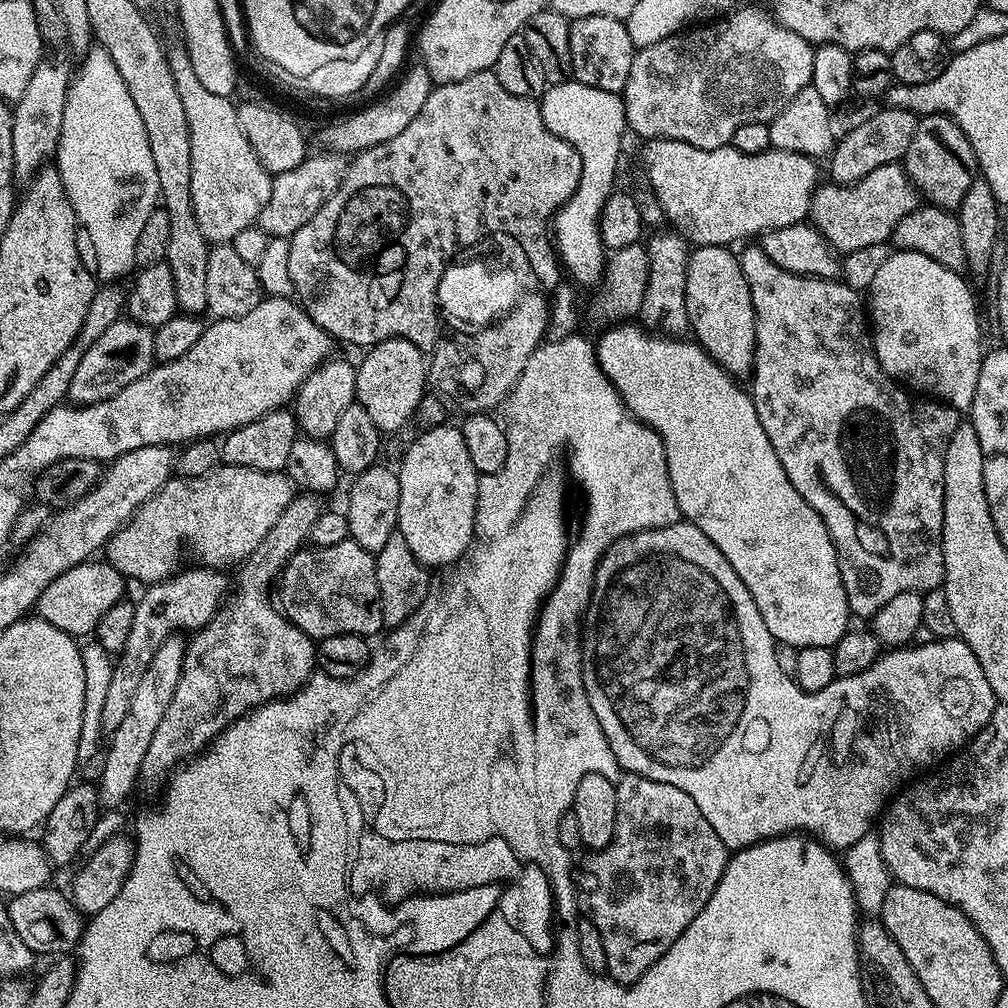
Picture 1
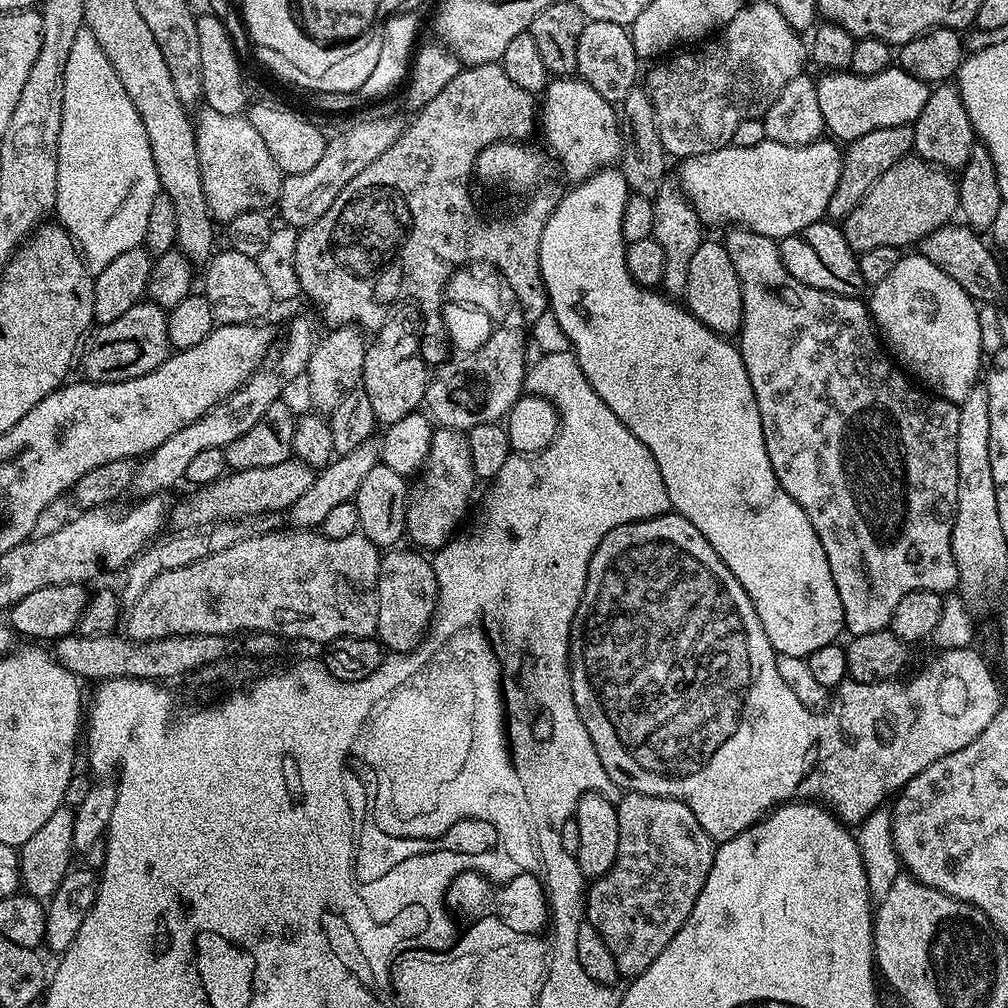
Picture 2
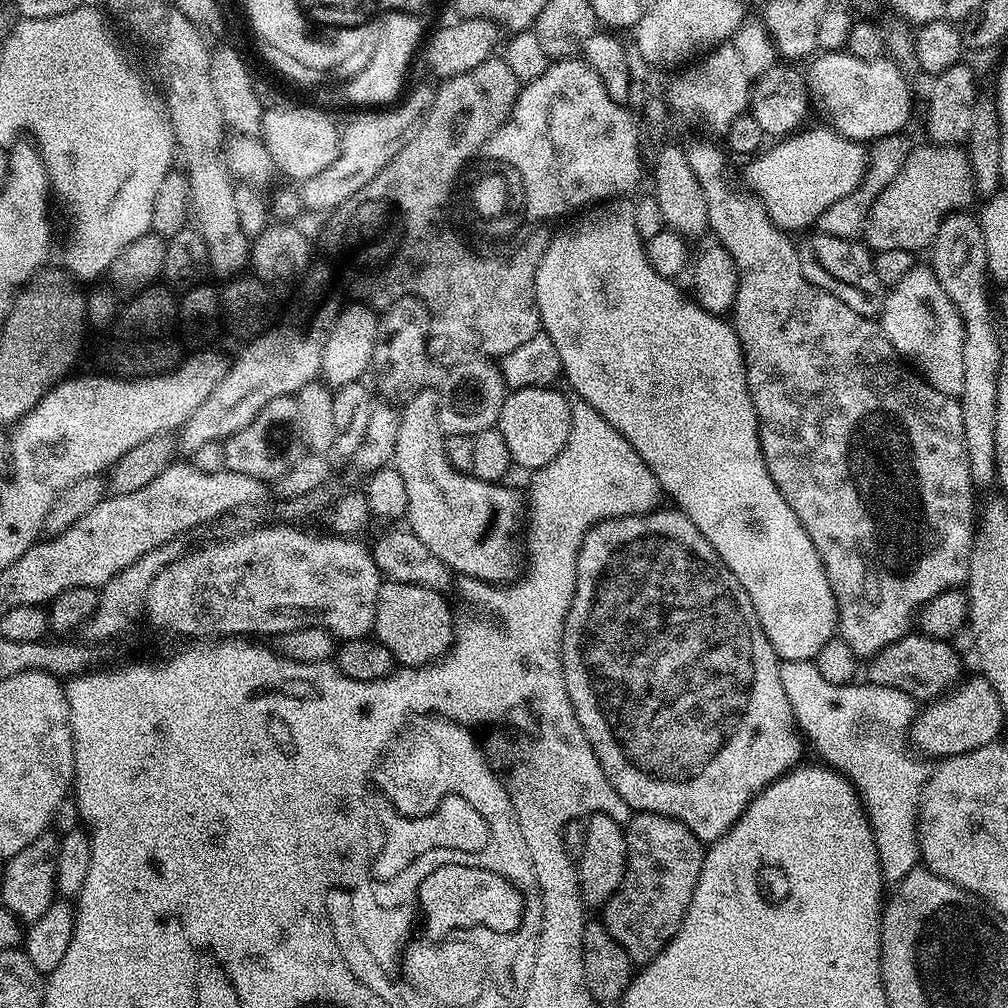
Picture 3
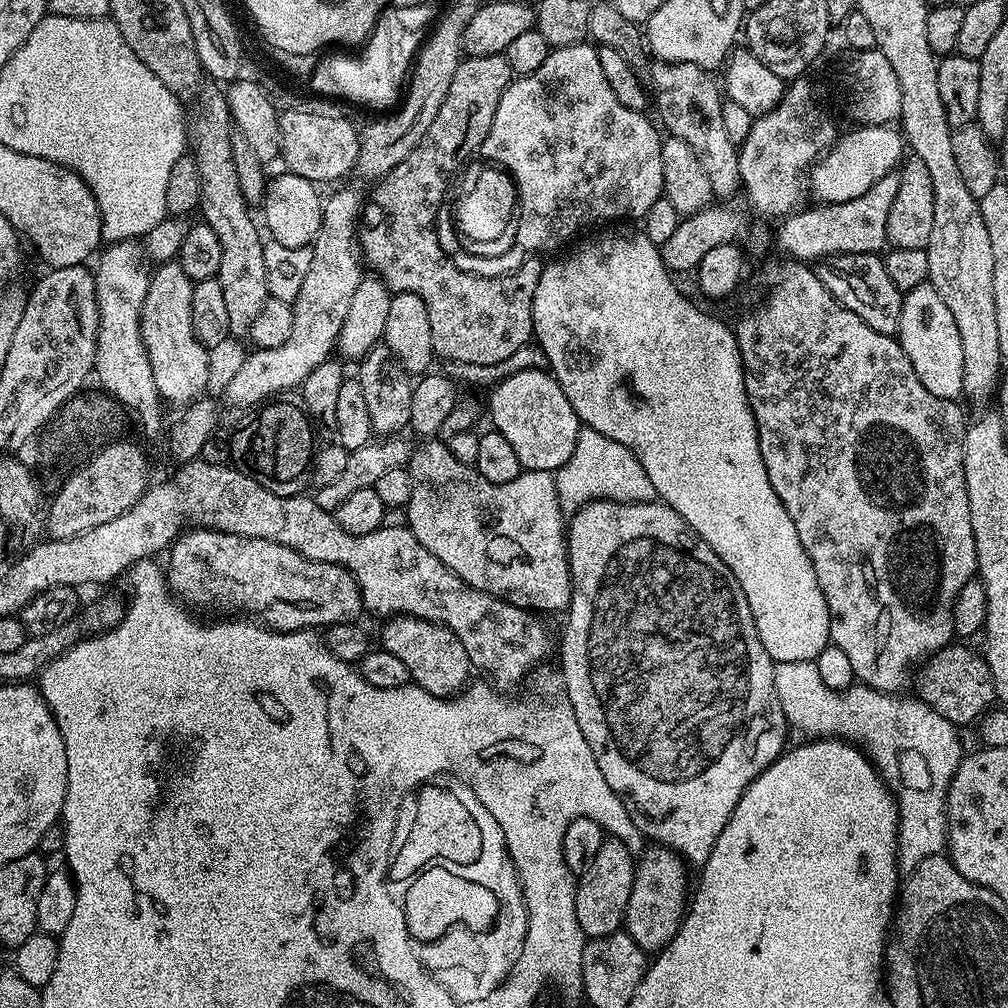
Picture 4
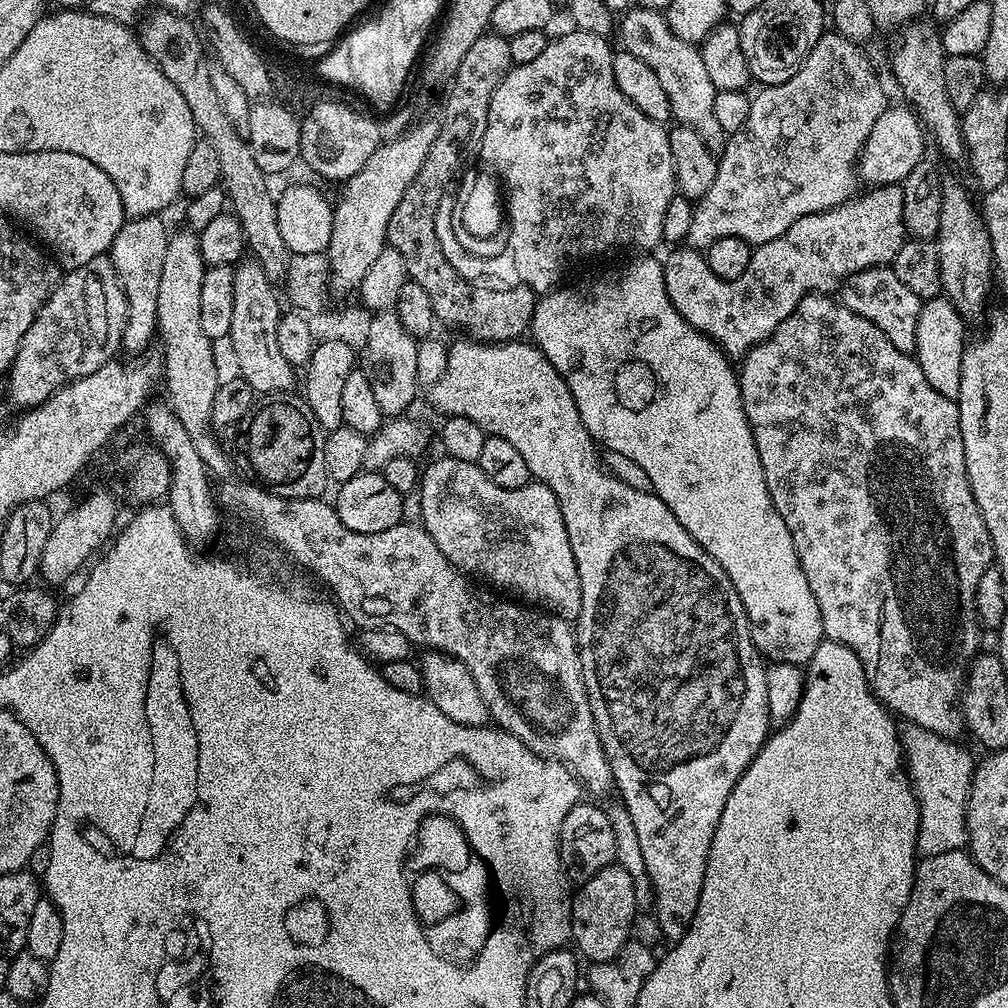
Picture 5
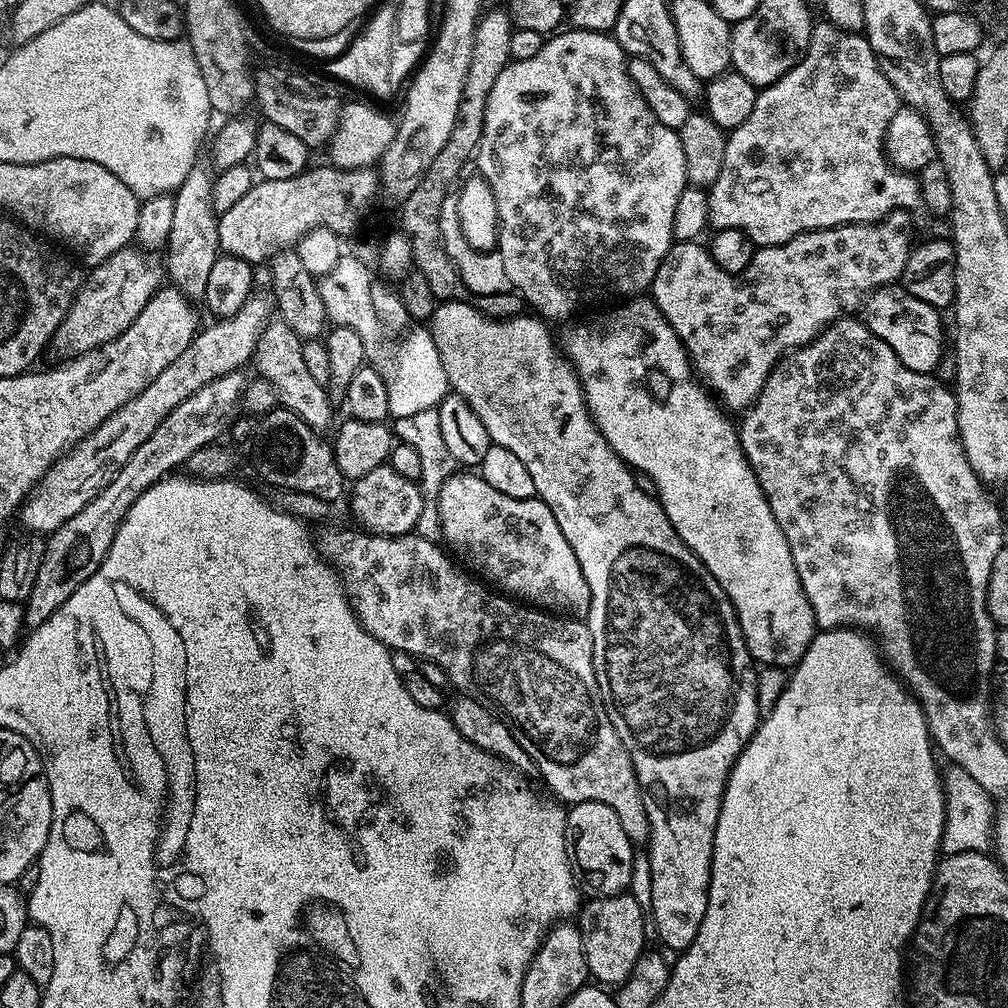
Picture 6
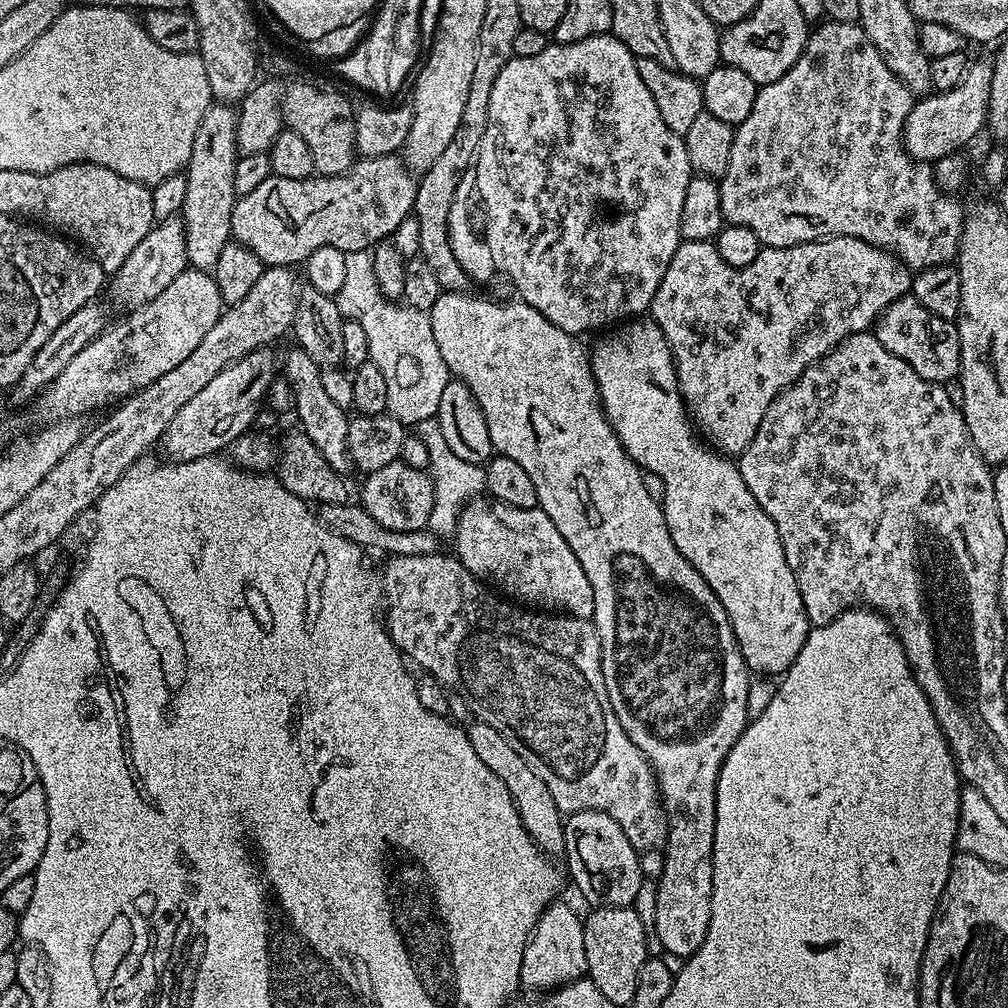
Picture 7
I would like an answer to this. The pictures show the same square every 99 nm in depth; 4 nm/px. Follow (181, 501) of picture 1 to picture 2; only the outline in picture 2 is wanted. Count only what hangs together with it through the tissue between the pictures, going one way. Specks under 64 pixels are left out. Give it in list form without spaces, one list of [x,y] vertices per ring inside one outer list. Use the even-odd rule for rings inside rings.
[[[290,459],[286,462],[278,462],[278,466],[262,466],[261,468],[255,468],[254,470],[242,470],[241,472],[229,471],[225,476],[222,477],[221,480],[214,481],[213,484],[205,484],[203,486],[197,487],[195,490],[192,490],[192,493],[189,494],[188,497],[185,498],[184,501],[181,502],[180,505],[173,507],[170,512],[170,520],[171,523],[176,523],[175,526],[180,530],[196,530],[201,526],[199,524],[206,524],[205,526],[212,526],[216,524],[217,521],[237,521],[243,520],[245,518],[253,518],[258,515],[264,515],[267,512],[278,512],[283,513],[285,510],[291,508],[294,502],[298,502],[298,498],[302,498],[302,494],[306,494],[306,490],[310,490],[310,486],[314,482],[314,478],[316,477],[316,472],[314,471],[309,464],[306,462],[302,462],[298,459]]]

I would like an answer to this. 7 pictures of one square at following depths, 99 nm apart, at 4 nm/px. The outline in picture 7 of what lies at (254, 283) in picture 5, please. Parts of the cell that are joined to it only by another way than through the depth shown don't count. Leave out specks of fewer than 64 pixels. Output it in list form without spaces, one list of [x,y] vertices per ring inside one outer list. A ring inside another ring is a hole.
[[[292,346],[285,356],[282,356],[282,376],[292,387],[294,394],[294,416],[300,419],[299,427],[308,435],[310,442],[318,446],[322,458],[330,462],[330,466],[341,474],[353,471],[352,459],[348,456],[348,422],[349,413],[333,402],[322,386],[322,370],[299,346]]]

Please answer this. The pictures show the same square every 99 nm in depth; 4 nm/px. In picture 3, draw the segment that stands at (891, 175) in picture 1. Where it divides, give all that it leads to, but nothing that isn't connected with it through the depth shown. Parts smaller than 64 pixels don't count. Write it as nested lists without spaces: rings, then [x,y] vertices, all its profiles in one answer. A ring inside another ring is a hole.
[[[924,142],[921,148],[913,147],[909,151],[906,162],[902,166],[902,170],[898,170],[898,178],[894,178],[894,182],[890,182],[890,186],[886,186],[886,190],[882,190],[882,194],[878,194],[878,198],[874,202],[874,206],[870,206],[870,214],[864,223],[864,231],[862,233],[862,240],[865,245],[873,253],[881,252],[882,250],[906,250],[907,252],[914,252],[917,254],[923,253],[924,248],[927,249],[932,243],[932,239],[938,234],[938,226],[942,226],[942,222],[946,217],[952,215],[954,212],[963,212],[971,209],[972,200],[977,199],[976,187],[974,186],[974,178],[970,170],[970,162],[968,161],[968,153],[963,147],[955,144],[938,144],[933,146],[931,143]]]

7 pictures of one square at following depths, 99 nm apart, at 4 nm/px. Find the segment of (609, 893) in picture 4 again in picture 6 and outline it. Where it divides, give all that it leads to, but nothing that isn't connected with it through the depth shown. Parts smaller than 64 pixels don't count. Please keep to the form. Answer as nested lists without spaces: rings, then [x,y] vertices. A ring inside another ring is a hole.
[[[628,895],[596,896],[578,912],[578,927],[582,934],[582,946],[586,950],[588,975],[604,986],[619,986],[634,970],[636,959],[646,951],[646,912],[640,909],[634,897]]]

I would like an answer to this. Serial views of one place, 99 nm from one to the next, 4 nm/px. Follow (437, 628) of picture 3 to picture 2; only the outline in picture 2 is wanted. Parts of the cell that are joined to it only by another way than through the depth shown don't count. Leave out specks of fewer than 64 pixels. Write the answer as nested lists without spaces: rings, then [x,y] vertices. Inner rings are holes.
[[[404,547],[385,551],[380,557],[376,636],[389,653],[413,652],[428,631],[437,606],[438,582],[431,559]]]

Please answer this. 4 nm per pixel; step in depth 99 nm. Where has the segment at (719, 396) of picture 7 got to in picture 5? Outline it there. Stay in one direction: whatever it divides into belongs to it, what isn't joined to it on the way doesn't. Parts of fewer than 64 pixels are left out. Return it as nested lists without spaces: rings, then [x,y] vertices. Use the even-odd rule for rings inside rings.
[[[881,184],[879,186],[869,187],[867,191],[868,193],[865,196],[863,194],[857,195],[845,204],[839,204],[825,212],[806,214],[806,218],[798,218],[798,222],[794,222],[794,226],[790,226],[790,230],[778,234],[778,238],[774,238],[770,242],[759,245],[753,251],[752,257],[750,258],[750,266],[746,266],[744,273],[733,280],[720,280],[718,274],[714,274],[714,270],[710,270],[707,259],[697,249],[687,246],[673,247],[669,251],[672,253],[666,258],[663,257],[662,260],[664,266],[664,285],[666,286],[666,294],[670,294],[670,302],[674,302],[674,308],[678,310],[678,314],[682,314],[682,318],[686,318],[686,322],[690,322],[690,326],[694,326],[694,330],[698,330],[704,336],[709,336],[723,350],[725,356],[729,358],[743,358],[753,346],[761,344],[763,340],[768,340],[770,334],[783,320],[790,318],[790,314],[802,302],[804,296],[835,293],[843,285],[844,281],[849,276],[853,276],[855,272],[861,272],[867,268],[879,268],[881,266],[891,265],[892,259],[898,254],[898,250],[902,250],[906,239],[906,229],[904,227],[904,190],[900,184]]]

